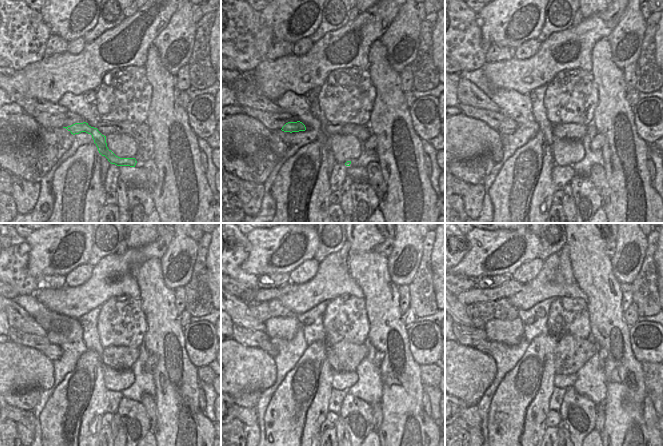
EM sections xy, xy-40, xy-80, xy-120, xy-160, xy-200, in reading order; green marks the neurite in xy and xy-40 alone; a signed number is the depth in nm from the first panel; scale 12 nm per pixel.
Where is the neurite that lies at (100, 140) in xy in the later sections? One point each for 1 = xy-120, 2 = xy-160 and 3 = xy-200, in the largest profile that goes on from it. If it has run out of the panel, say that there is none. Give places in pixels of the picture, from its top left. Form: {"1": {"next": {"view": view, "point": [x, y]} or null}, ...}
{"1": {"next": {"view": "xy-120", "point": [53, 352]}}, "2": {"next": {"view": "xy-160", "point": [266, 346]}}, "3": {"next": {"view": "xy-200", "point": [482, 345]}}}

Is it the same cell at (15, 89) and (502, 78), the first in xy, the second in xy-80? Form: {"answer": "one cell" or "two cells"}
{"answer": "one cell"}

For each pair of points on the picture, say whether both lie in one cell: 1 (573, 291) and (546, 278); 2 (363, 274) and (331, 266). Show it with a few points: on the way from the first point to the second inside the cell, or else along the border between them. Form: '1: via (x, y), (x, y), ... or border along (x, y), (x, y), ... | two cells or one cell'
1: via (566, 290), (557, 290), (552, 285) | one cell
2: border along (346, 263), (348, 274), (361, 290) | two cells

